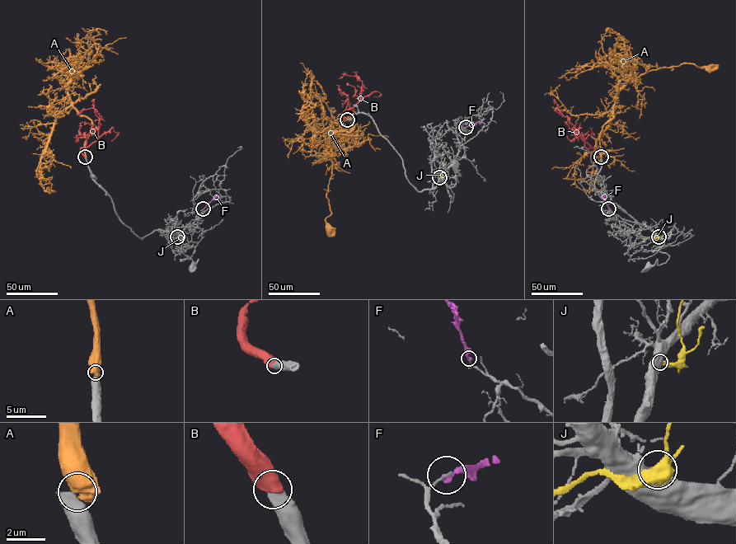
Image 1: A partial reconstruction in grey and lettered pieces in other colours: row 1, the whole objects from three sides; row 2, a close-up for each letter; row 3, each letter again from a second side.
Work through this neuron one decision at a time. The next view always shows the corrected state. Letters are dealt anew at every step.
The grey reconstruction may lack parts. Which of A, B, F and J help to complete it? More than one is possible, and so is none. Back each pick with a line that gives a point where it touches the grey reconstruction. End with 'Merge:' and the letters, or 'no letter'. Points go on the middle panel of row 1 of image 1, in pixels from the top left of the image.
B: (347, 119)
Merge: B

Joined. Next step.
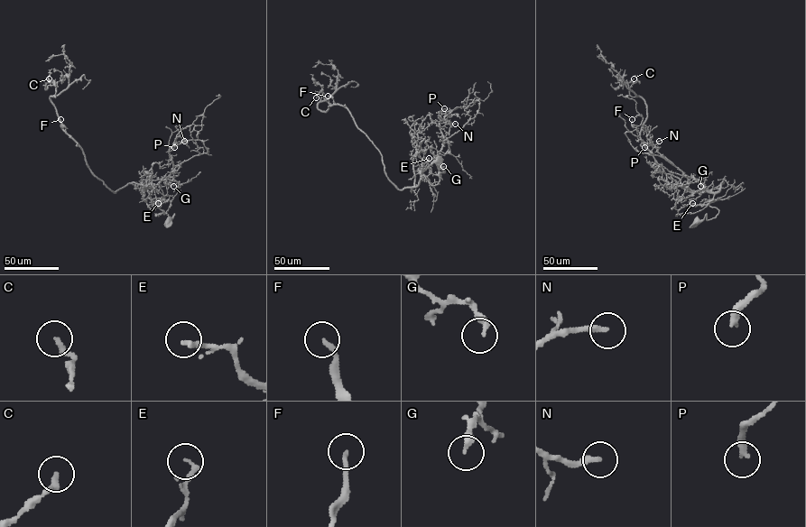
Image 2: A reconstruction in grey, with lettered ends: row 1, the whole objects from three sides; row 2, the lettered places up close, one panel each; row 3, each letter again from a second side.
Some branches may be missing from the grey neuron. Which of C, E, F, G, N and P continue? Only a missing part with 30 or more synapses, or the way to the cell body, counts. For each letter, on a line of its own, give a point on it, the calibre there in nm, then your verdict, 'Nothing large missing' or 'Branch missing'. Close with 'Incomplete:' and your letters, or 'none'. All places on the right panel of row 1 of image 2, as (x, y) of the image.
C: Place: (634, 78). Thickness 260 nm. Nothing large missing
E: Place: (692, 203). Thickness 200 nm. Nothing large missing
F: Place: (632, 119). Thickness 200 nm. Nothing large missing
G: Place: (700, 186). Thickness 280 nm. Nothing large missing
N: Place: (659, 141). Thickness 240 nm. Branch missing
P: Place: (644, 147). Thickness 300 nm. Nothing large missing
Incomplete: N

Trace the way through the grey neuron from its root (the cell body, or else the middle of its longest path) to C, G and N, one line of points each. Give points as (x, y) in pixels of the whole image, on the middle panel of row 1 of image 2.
C: (439, 161), (437, 184), (422, 175), (399, 189), (351, 113), (338, 105), (322, 111), (323, 92), (316, 97)
G: (439, 161), (444, 171), (439, 174), (439, 182), (431, 185), (423, 175), (420, 180), (435, 160), (443, 166)
N: (439, 161), (444, 171), (439, 182), (431, 185), (423, 175), (420, 180), (443, 143), (440, 122), (455, 124)

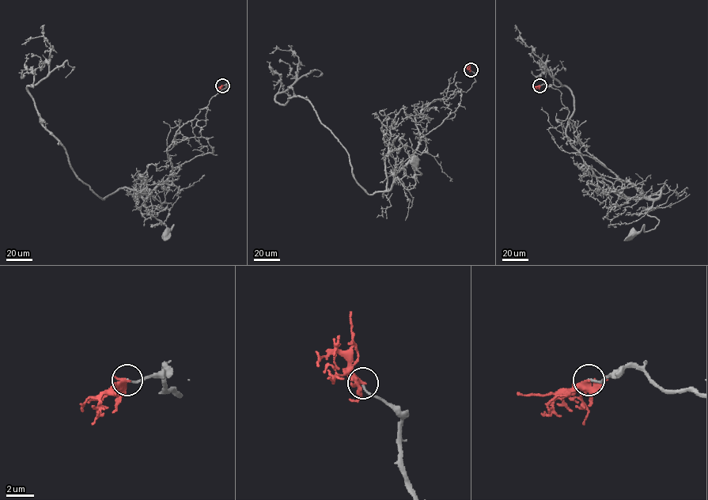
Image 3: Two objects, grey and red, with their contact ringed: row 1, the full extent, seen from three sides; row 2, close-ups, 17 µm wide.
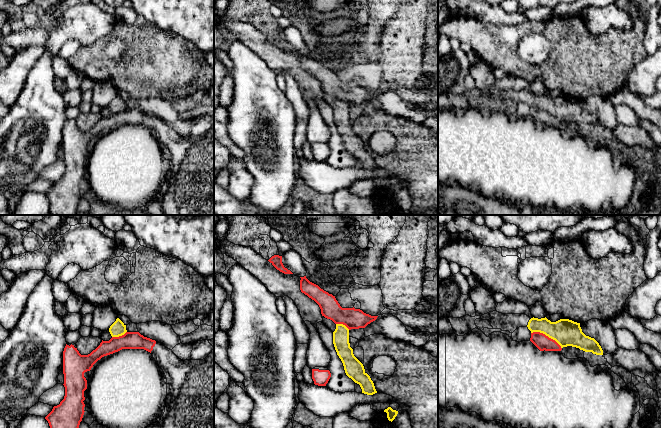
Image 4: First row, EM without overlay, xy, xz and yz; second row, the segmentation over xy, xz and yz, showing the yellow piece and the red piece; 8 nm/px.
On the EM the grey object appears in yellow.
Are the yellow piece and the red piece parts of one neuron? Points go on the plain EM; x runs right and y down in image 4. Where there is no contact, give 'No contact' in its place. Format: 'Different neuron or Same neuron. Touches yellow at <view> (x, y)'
Different neuron. Touches yellow at yz (547, 111)

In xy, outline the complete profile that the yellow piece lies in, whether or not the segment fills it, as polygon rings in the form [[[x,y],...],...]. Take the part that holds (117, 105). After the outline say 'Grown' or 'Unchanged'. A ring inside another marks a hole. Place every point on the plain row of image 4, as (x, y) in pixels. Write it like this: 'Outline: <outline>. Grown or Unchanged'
Outline: [[[117,94],[116,97],[110,102],[109,108],[112,113],[122,112],[127,108],[126,101],[119,94]]]. Unchanged

